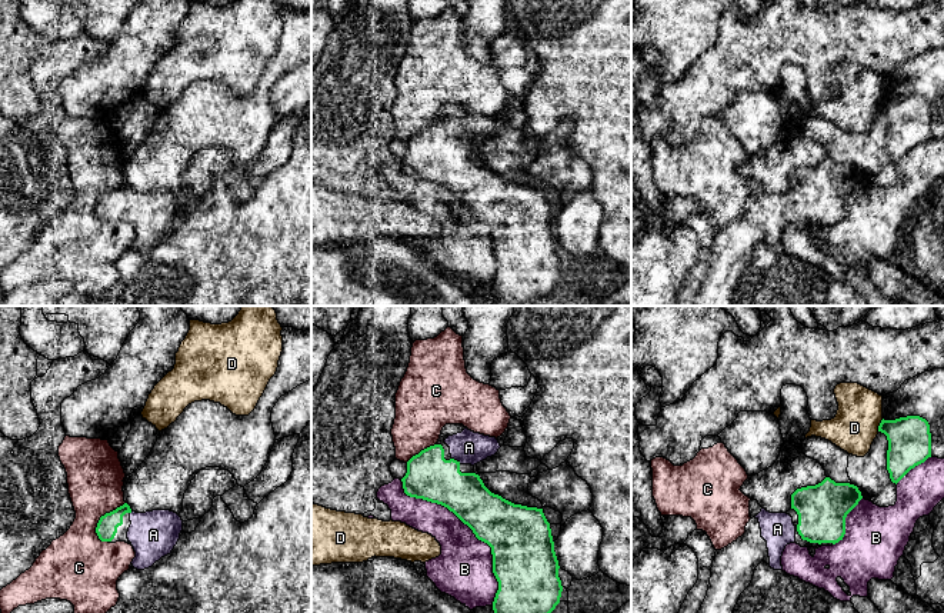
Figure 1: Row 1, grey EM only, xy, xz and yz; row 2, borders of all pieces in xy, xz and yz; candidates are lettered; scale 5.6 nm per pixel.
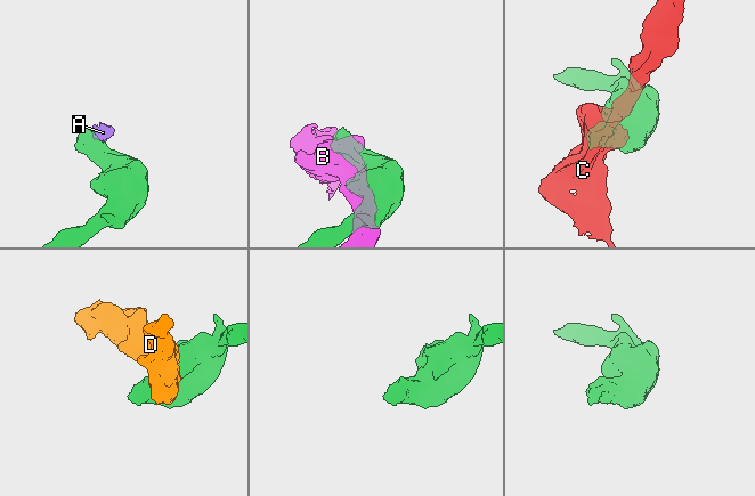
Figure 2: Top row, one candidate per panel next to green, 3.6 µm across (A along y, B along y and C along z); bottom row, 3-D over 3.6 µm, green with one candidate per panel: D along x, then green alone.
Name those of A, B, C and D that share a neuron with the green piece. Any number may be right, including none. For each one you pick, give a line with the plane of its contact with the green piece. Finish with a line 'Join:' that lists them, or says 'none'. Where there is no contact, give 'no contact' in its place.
A: meets green in xz
Join: A

